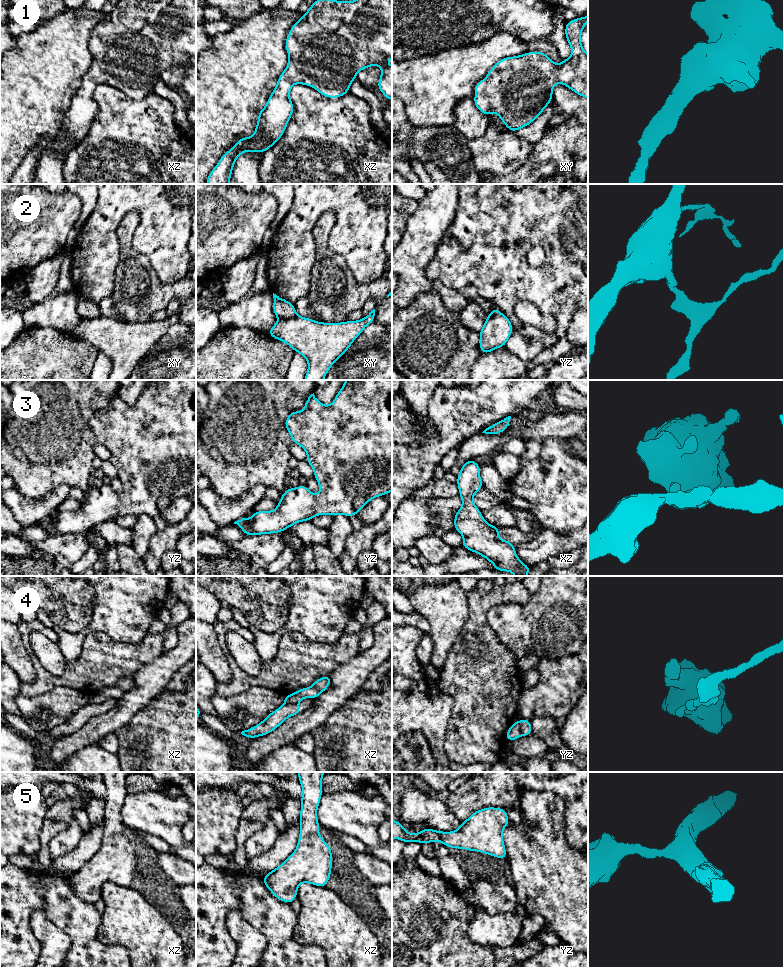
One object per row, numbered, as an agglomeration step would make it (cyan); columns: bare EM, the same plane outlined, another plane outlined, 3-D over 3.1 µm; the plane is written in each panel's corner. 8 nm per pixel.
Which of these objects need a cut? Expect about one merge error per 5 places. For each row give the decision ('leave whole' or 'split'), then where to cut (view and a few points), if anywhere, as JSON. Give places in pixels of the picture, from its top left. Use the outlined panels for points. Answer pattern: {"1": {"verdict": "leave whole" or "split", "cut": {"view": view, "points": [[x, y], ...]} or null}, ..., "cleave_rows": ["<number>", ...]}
{"1": {"verdict": "leave whole", "cut": null}, "2": {"verdict": "split", "cut": {"view": "xy", "points": [[297, 315], [291, 318], [279, 319]]}}, "3": {"verdict": "leave whole", "cut": null}, "4": {"verdict": "split", "cut": {"view": "yz", "points": [[516, 721], [522, 735]]}}, "5": {"verdict": "leave whole", "cut": null}, "cleave_rows": ["2", "4"]}

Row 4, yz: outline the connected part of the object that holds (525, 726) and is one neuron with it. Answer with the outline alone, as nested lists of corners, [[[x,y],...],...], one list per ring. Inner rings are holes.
[[[521,719],[517,721],[522,736],[532,735],[531,721],[528,719]]]

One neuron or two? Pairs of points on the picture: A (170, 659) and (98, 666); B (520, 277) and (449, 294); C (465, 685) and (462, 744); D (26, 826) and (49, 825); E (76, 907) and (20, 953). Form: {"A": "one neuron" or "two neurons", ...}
{"A": "two neurons", "B": "two neurons", "C": "one neuron", "D": "two neurons", "E": "one neuron"}

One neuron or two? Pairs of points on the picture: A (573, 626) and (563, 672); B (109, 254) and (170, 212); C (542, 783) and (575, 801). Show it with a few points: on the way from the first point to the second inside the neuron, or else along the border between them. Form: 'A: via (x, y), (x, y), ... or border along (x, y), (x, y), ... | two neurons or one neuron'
A: border along (577, 652), (560, 658), (542, 656) | two neurons
B: via (109, 231), (109, 223), (125, 207), (147, 207) | one neuron
C: via (550, 783), (557, 783), (567, 793) | one neuron

